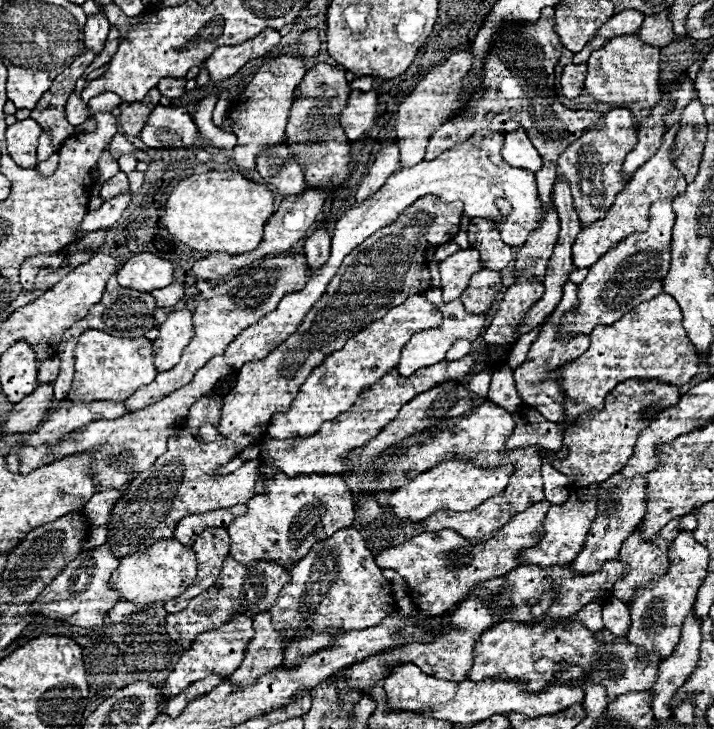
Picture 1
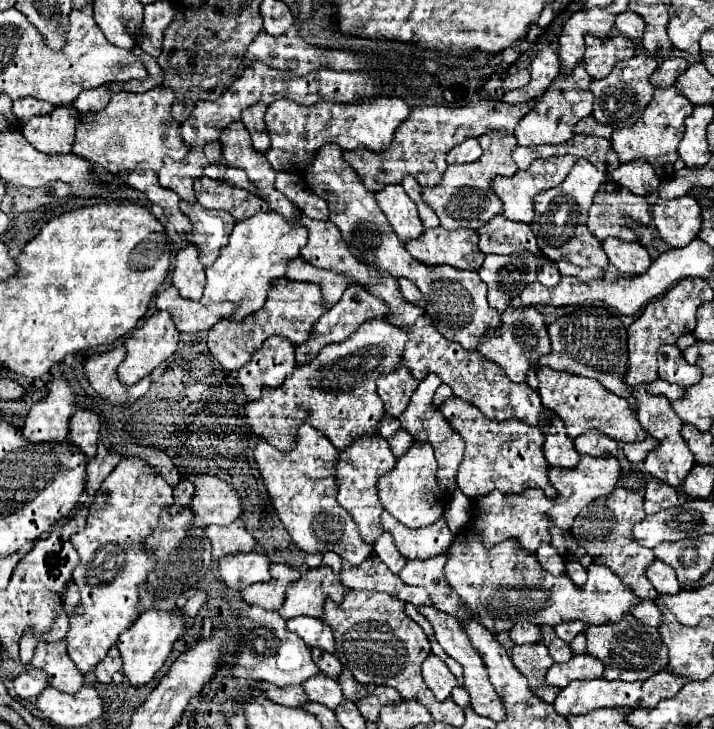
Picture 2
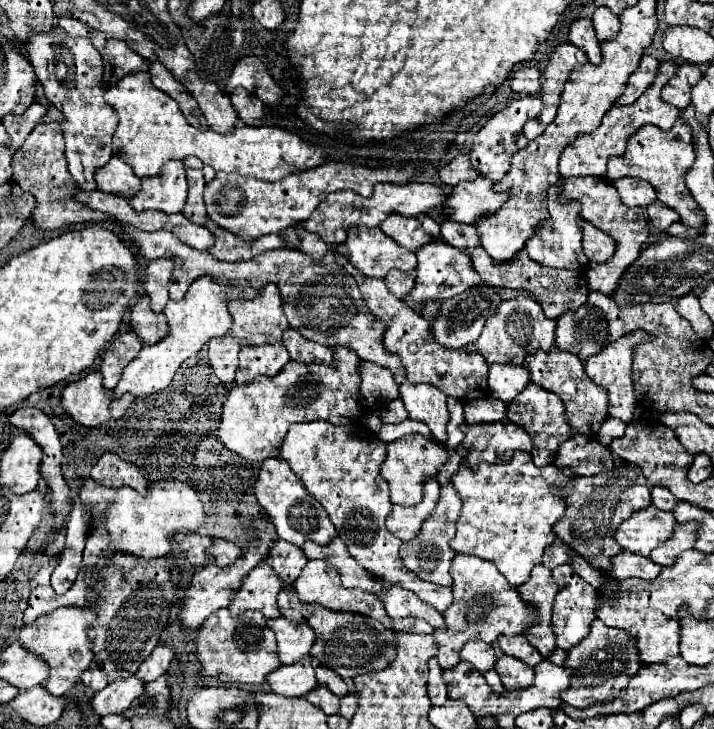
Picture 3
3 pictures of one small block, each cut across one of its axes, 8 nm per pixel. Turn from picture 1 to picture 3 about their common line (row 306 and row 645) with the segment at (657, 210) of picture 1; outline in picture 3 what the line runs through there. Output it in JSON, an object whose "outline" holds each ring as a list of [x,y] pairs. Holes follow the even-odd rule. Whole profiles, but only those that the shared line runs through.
{"outline":[[[594,620],[590,624],[590,634],[566,652],[566,668],[572,670],[570,688],[560,692],[564,704],[572,708],[590,708],[592,704],[612,702],[616,694],[628,686],[630,678],[640,670],[640,658],[636,652],[636,642],[618,628],[608,628],[604,622]]]}

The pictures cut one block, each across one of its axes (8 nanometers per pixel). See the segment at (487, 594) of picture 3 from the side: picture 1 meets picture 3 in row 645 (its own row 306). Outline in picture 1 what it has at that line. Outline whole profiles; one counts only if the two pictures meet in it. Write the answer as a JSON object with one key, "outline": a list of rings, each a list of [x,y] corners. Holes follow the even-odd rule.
{"outline":[[[430,288],[426,294],[424,294],[432,304],[436,304],[442,312],[442,324],[438,328],[432,328],[432,330],[424,330],[424,332],[416,332],[408,342],[406,346],[402,348],[402,356],[400,356],[400,362],[398,362],[398,370],[402,376],[410,376],[414,374],[418,368],[424,368],[424,366],[432,366],[436,362],[442,362],[448,348],[456,342],[456,340],[470,340],[474,342],[480,332],[484,330],[484,322],[486,322],[486,314],[468,314],[464,304],[460,300],[452,300],[452,302],[442,302],[442,294],[440,294],[440,288]]]}

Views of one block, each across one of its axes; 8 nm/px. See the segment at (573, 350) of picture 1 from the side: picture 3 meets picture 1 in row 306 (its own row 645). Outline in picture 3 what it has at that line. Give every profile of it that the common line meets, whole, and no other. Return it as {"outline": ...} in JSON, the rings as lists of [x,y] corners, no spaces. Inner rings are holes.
{"outline":[[[568,564],[554,568],[552,578],[560,586],[560,592],[556,594],[556,600],[554,600],[552,630],[556,636],[556,646],[562,650],[568,650],[568,648],[572,648],[572,644],[578,644],[580,640],[584,640],[584,636],[588,636],[590,622],[596,618],[594,612],[596,612],[598,592],[588,582],[584,582],[580,576],[576,576]]]}

